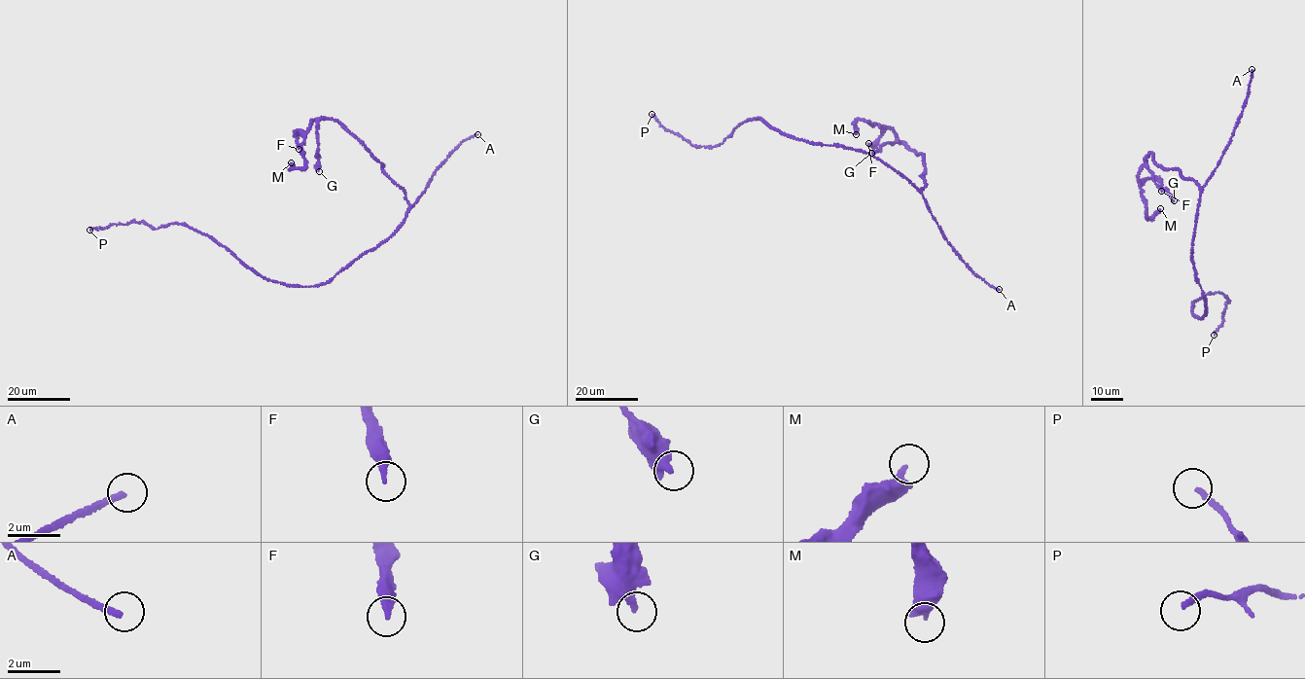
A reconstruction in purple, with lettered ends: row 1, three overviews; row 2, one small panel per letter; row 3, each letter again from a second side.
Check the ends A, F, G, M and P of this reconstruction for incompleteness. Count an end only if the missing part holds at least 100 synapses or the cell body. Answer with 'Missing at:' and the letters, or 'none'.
Missing at: A

